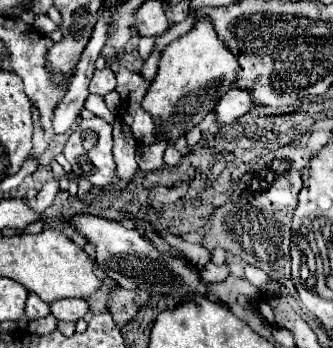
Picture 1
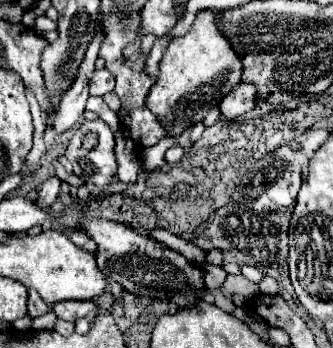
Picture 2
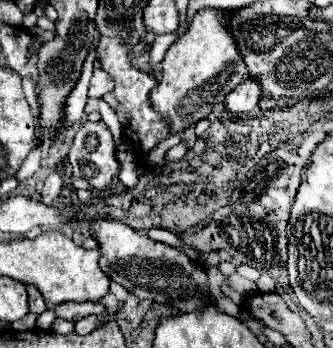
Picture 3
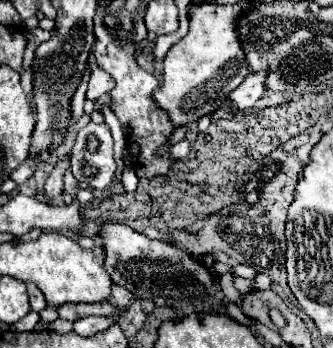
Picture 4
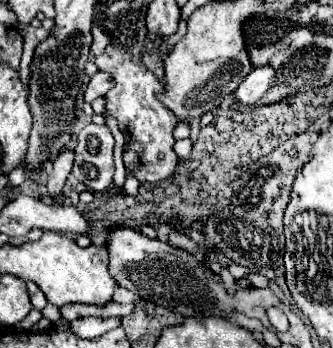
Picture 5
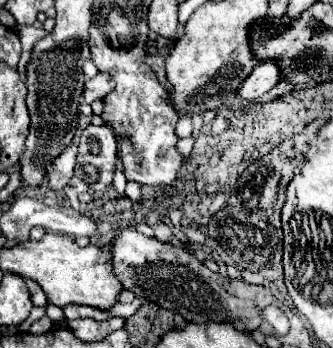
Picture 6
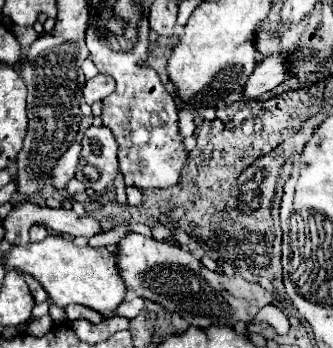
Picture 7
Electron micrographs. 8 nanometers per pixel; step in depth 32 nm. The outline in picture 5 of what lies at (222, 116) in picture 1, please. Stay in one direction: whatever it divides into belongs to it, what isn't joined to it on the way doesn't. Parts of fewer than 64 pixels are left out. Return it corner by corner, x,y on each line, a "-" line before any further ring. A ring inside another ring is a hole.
268,66
266,68
254,68
246,76
246,80
238,86
238,90
234,92
236,100
246,104
246,106
256,104
272,88
272,76
274,76
274,72

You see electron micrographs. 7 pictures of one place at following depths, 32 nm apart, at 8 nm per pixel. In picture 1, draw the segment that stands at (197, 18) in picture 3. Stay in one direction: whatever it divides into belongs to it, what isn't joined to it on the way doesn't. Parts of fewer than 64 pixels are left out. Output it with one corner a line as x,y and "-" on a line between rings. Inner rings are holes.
200,16
188,34
176,38
166,46
158,64
158,74
142,102
144,110
148,108
148,112
156,118
160,138
176,142
182,134
200,124
200,120
210,110
214,110
220,96
232,88
236,82
236,72
236,56
224,48
224,42
212,28
212,20
208,20
208,16

